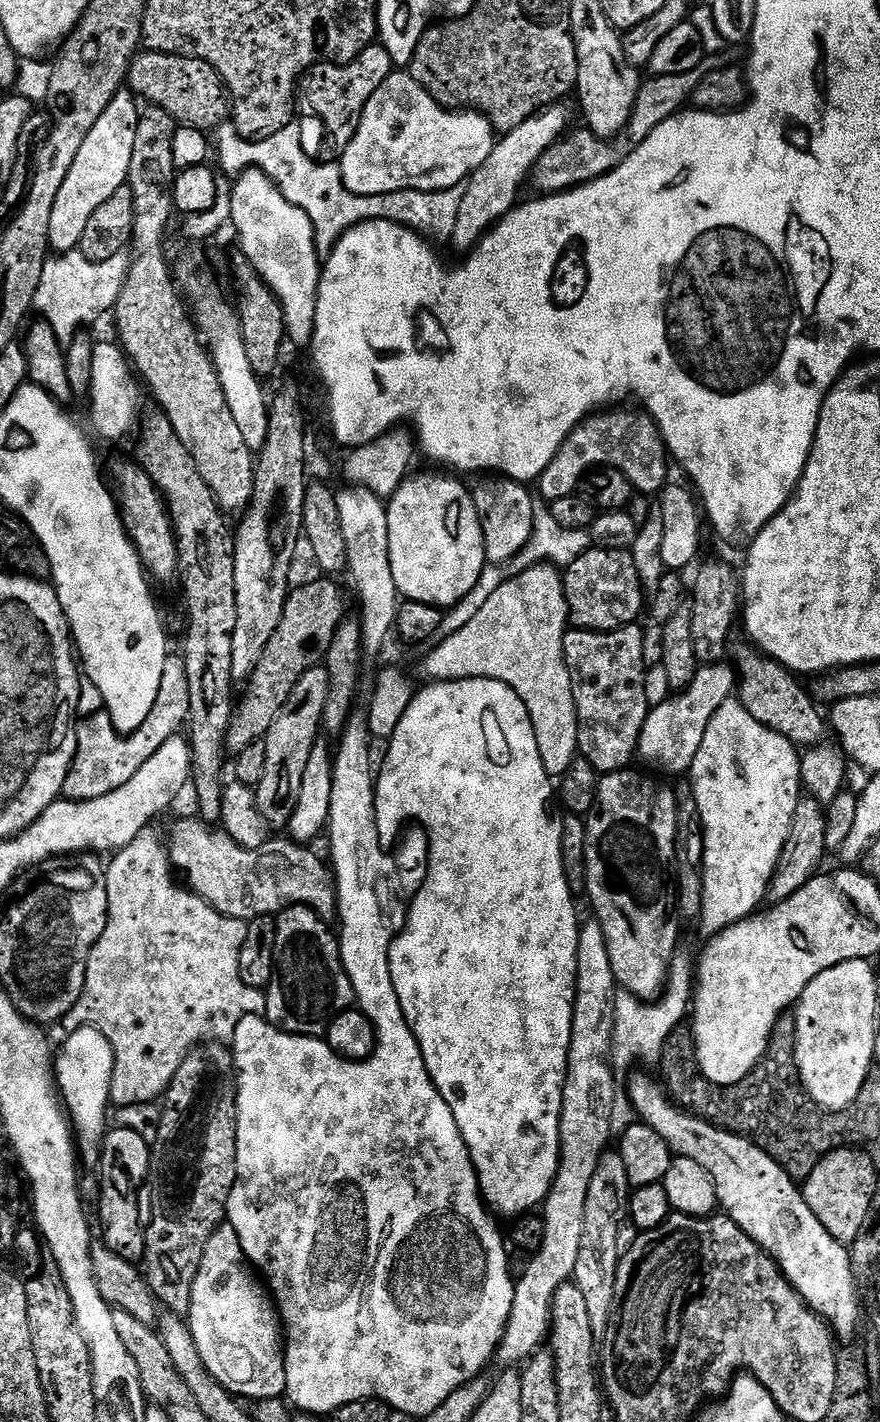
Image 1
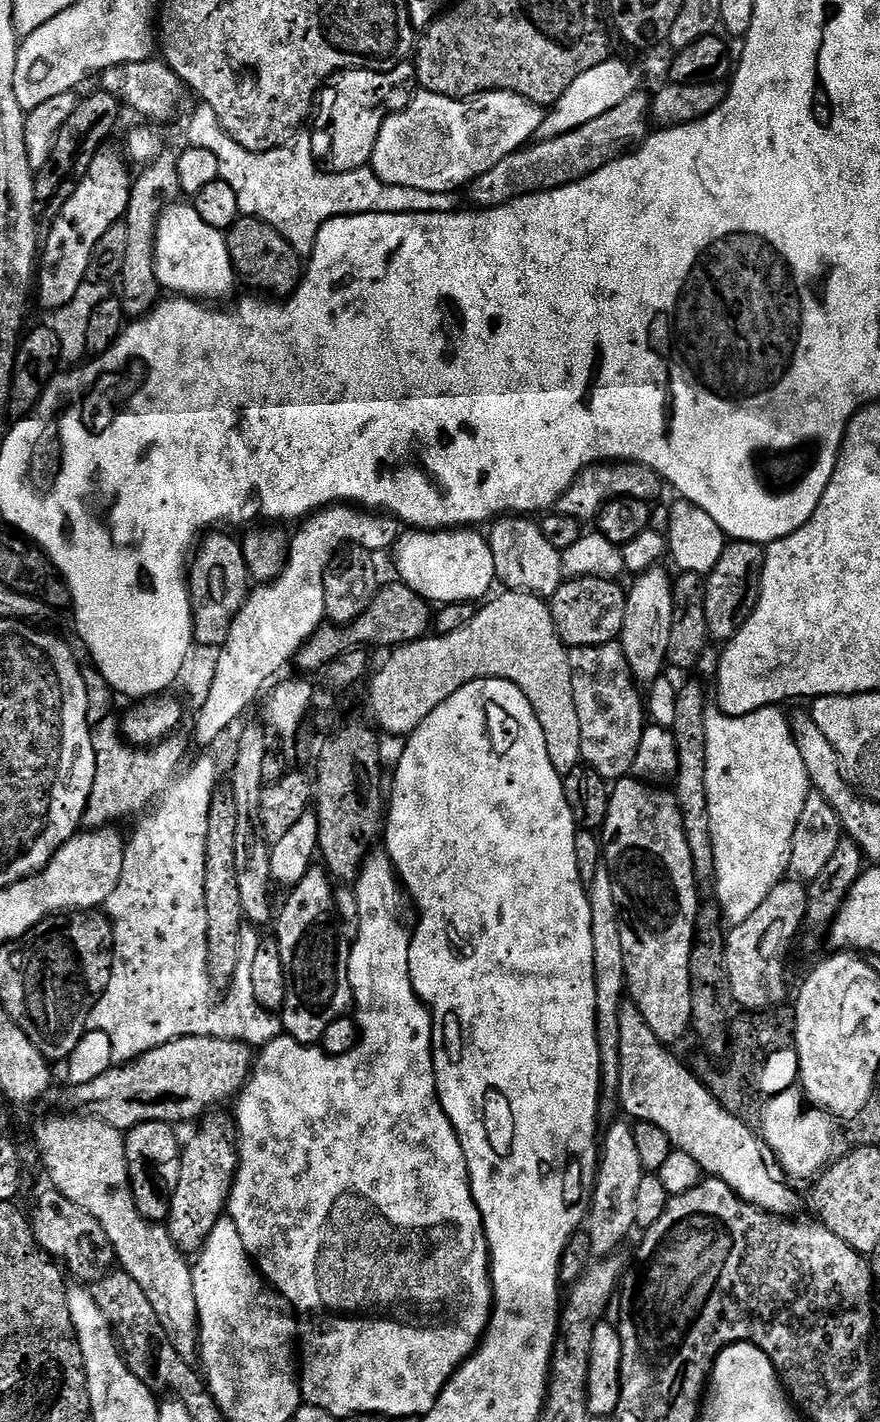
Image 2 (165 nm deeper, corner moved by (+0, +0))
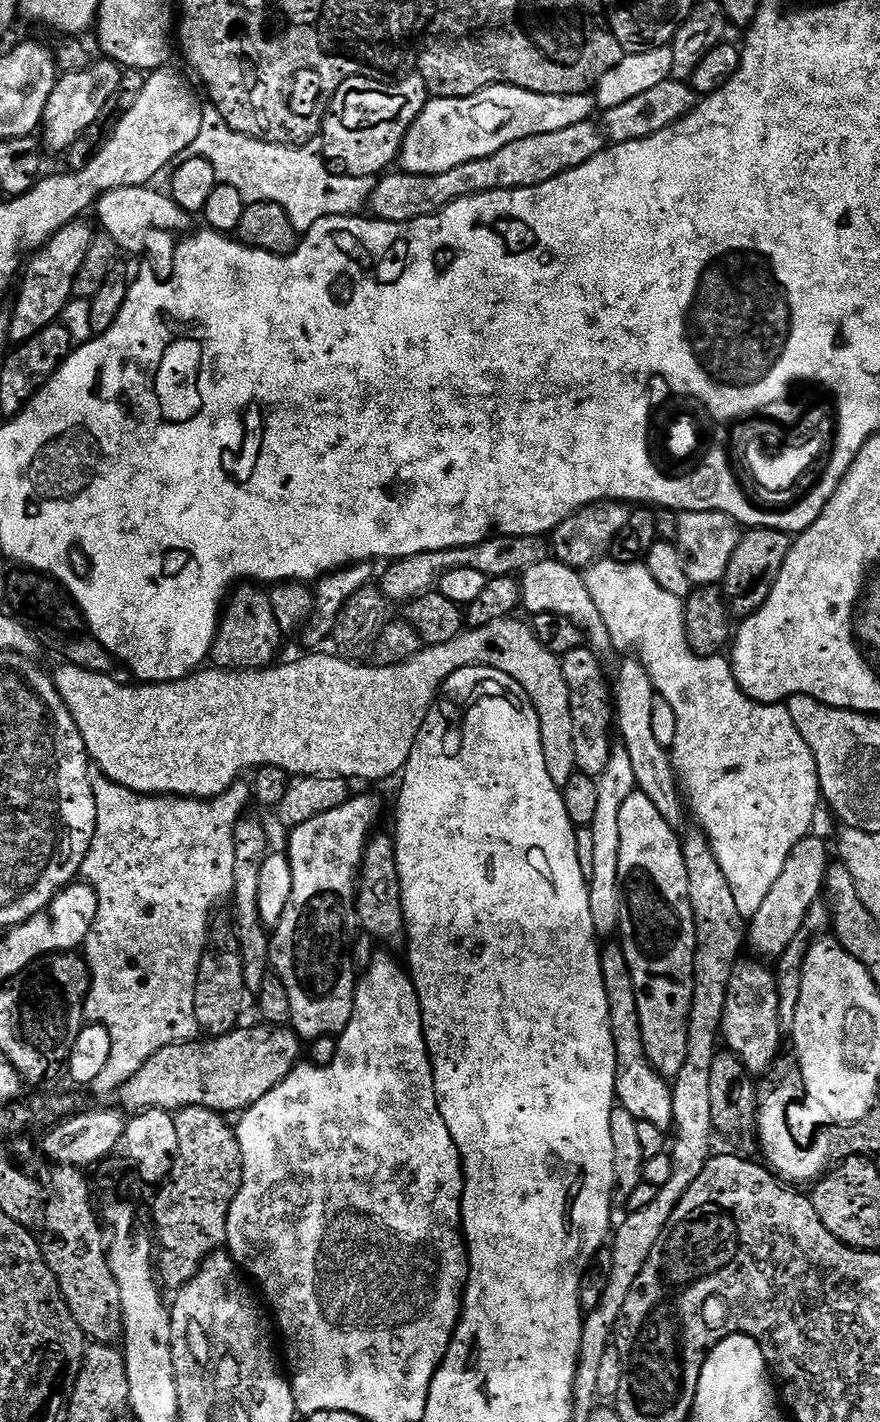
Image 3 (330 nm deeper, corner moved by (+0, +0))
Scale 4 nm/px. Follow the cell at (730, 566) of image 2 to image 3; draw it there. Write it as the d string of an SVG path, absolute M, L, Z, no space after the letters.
M754 528L745 531L741 535L738 546L726 566L726 574L722 581L724 598L728 605L728 611L733 617L740 616L739 618L747 618L752 616L766 602L766 598L770 594L770 590L774 586L774 582L778 578L782 566L786 562L788 551L792 549L792 542L793 537L789 533L779 532L773 528Z

